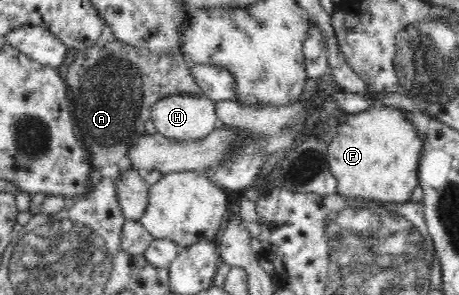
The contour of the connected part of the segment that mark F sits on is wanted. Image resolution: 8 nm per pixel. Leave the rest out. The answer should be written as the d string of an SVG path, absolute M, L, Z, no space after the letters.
M379 105L371 106L369 109L358 113L347 114L346 119L336 128L335 135L333 136L332 141L328 144L328 163L331 173L333 173L335 178L337 178L337 192L339 195L343 195L343 197L347 198L348 200L360 198L361 200L375 201L377 203L400 203L409 201L411 194L413 194L413 190L415 190L417 185L419 185L418 168L423 146L425 146L425 139L423 139L423 137L421 137L421 135L415 131L415 126L413 126L413 123L409 121L409 117L407 117L407 115L405 115L401 109L397 109L392 106Z

